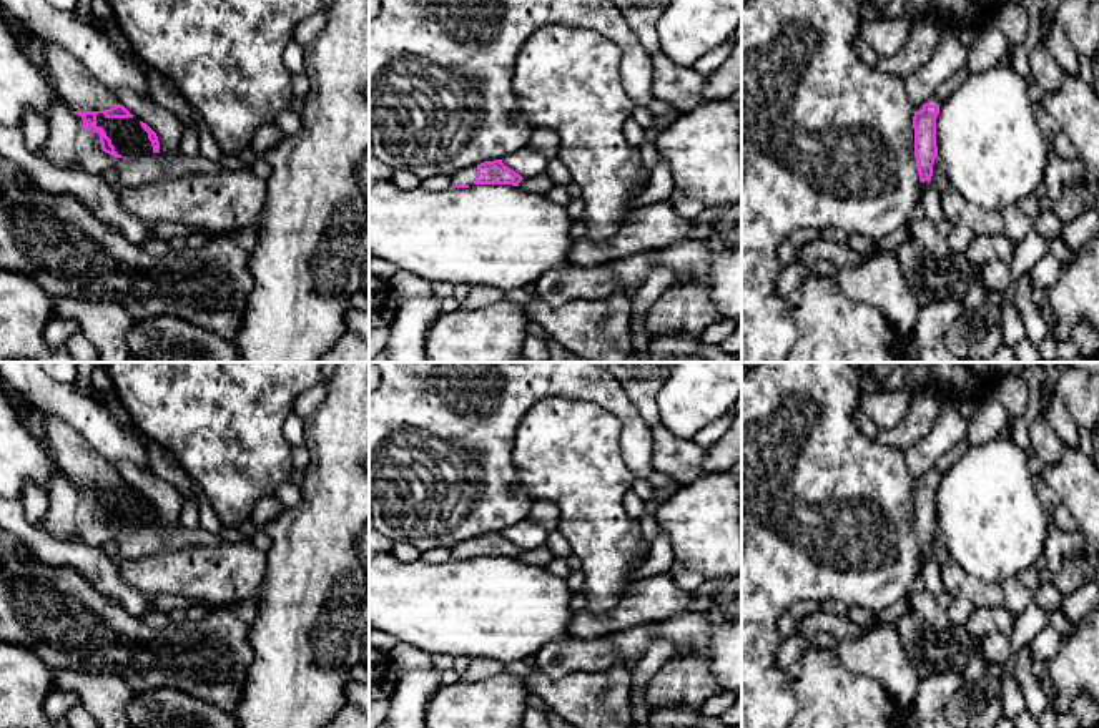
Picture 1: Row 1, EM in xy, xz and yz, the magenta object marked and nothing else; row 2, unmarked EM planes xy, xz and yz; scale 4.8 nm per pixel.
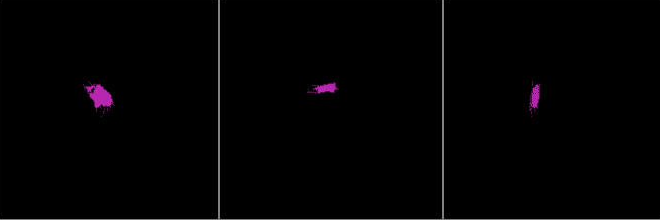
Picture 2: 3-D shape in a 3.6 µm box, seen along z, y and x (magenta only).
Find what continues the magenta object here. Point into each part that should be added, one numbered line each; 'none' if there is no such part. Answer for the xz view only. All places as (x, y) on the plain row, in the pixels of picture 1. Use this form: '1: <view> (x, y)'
1: xz (464, 549)

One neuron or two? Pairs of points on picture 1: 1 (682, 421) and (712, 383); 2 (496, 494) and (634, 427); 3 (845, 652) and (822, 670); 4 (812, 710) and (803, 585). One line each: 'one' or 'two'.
1: one
2: one
3: two
4: two

